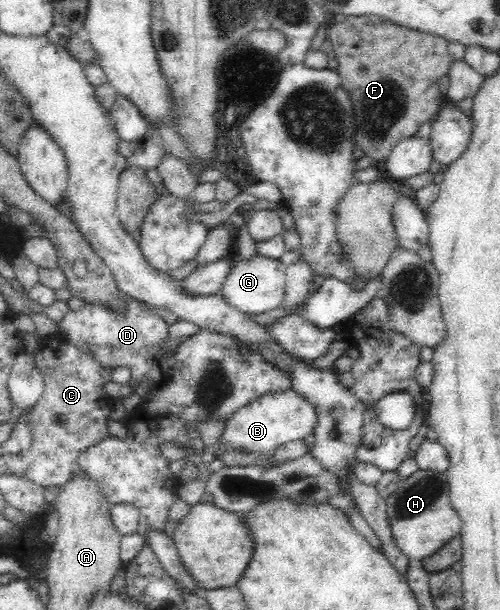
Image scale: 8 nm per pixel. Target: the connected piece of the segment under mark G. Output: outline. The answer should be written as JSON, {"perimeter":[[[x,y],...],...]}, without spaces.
{"perimeter":[[[256,255],[249,260],[233,256],[233,264],[219,294],[244,314],[262,314],[281,307],[284,301],[286,266],[271,257]]]}

